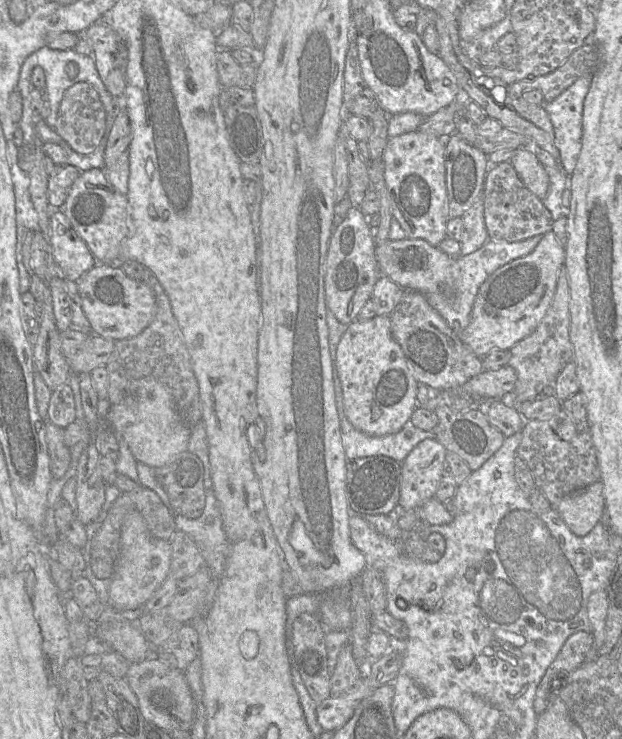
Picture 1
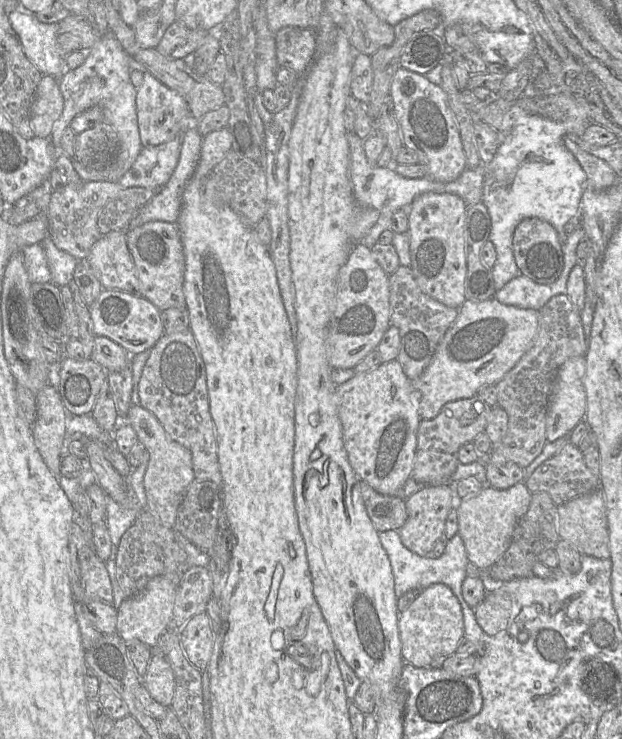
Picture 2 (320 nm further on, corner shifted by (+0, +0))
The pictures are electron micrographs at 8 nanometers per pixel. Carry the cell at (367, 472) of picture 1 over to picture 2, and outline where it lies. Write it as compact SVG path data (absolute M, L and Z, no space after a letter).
M359 480L360 492L369 518L378 532L399 530L407 519L405 498L389 496L372 488L365 480Z

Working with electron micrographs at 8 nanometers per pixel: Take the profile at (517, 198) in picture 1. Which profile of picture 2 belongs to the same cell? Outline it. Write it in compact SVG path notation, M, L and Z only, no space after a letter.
M525 218L516 226L512 240L513 254L521 274L540 284L553 283L563 267L562 242L555 228L539 218Z

